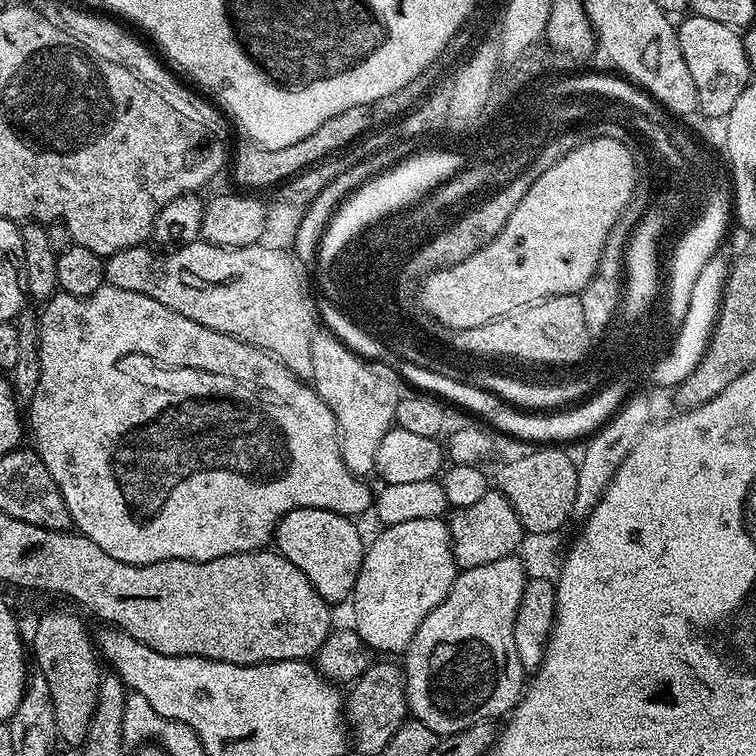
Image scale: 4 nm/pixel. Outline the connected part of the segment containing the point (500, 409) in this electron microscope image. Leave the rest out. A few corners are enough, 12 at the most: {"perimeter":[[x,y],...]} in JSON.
{"perimeter":[[405,365],[405,385],[453,400],[516,440],[576,442],[628,398],[623,382],[579,410],[525,410]]}

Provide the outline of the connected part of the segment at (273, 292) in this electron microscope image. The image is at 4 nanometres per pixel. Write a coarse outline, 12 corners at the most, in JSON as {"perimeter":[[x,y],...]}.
{"perimeter":[[203,238],[104,265],[198,326],[311,377],[312,296],[291,251]]}

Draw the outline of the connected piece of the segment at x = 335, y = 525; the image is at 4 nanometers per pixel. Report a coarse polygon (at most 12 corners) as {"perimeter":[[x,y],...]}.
{"perimeter":[[290,510],[275,551],[329,606],[351,597],[366,540],[355,519]]}

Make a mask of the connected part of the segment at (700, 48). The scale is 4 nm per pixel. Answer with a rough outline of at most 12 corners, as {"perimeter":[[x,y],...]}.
{"perimeter":[[685,15],[699,115],[726,118],[754,72],[737,29]]}

